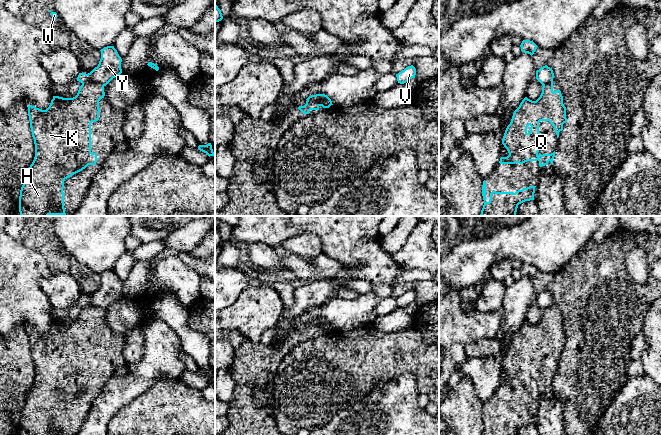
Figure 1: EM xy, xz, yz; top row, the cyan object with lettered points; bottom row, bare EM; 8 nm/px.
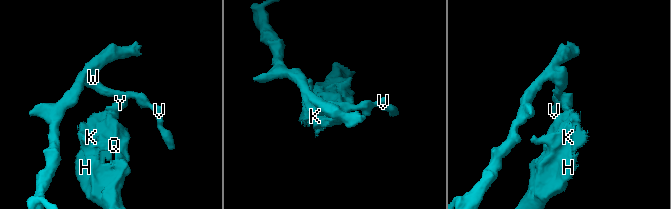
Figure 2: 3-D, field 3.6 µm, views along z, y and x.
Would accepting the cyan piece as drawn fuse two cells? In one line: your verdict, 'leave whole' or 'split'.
split

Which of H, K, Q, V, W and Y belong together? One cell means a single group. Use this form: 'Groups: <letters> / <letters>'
Groups: H K Q / V W Y

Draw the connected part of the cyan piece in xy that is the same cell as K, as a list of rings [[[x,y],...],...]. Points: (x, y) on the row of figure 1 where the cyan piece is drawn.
[[[88,81],[82,83],[73,98],[53,96],[46,110],[28,106],[35,157],[20,190],[21,216],[66,215],[64,181],[88,165],[96,165],[98,159],[97,154],[91,152],[91,123],[99,120],[99,101],[104,96],[103,85]]]

